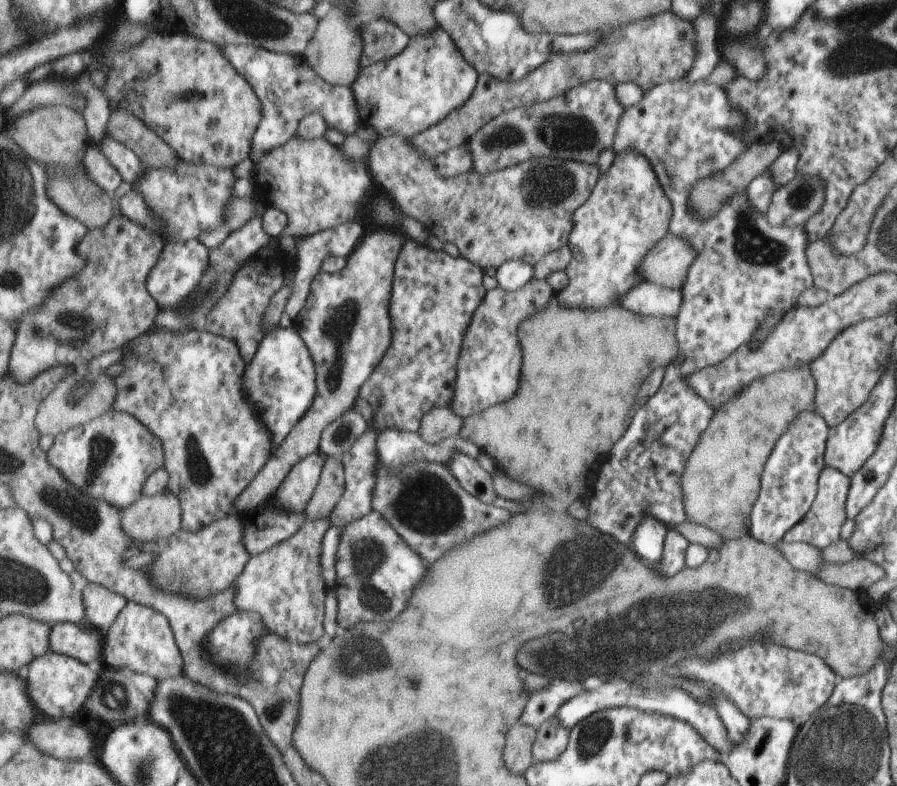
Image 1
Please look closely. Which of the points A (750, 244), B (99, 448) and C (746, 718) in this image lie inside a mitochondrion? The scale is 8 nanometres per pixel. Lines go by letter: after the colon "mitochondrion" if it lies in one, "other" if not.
A: mitochondrion
B: mitochondrion
C: other

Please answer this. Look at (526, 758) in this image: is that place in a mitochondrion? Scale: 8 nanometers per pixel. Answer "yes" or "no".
no

